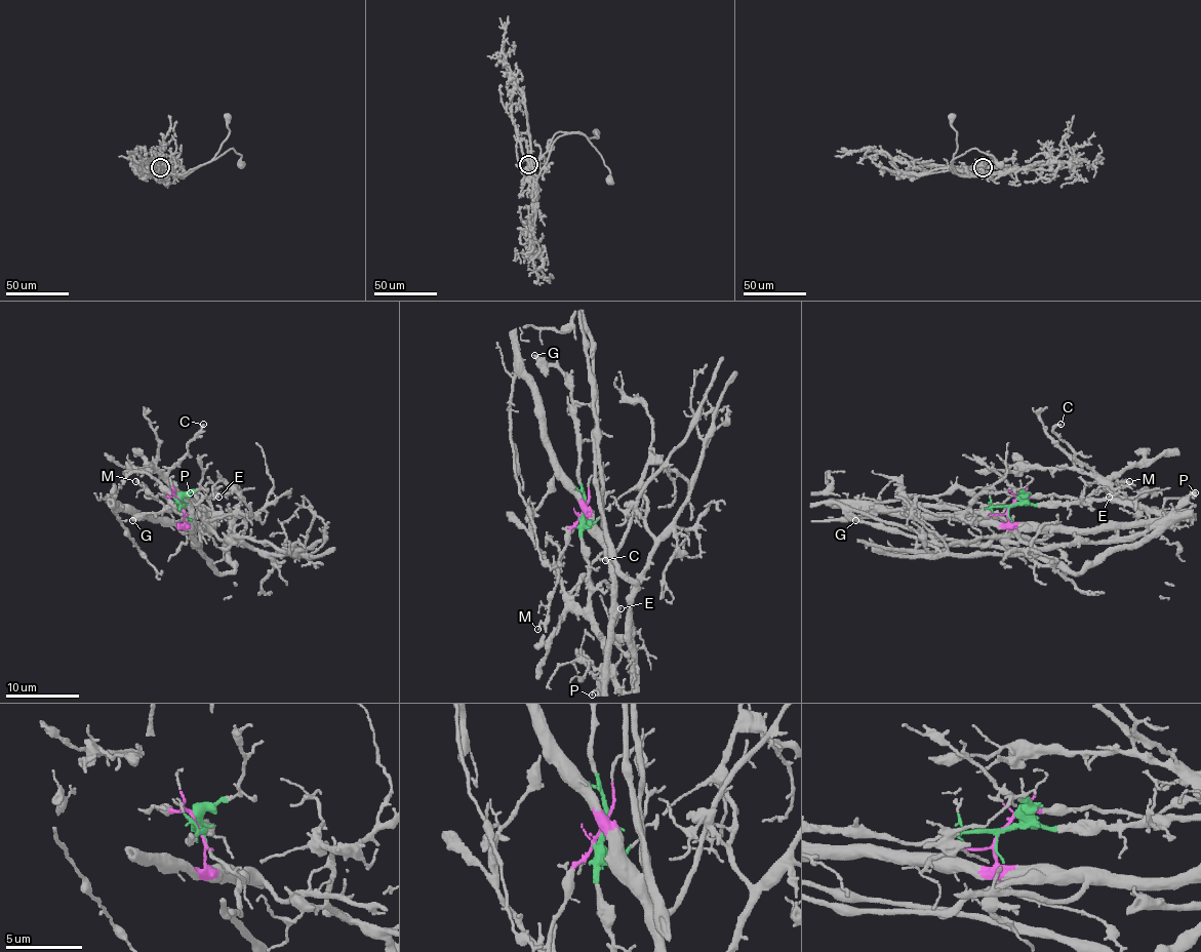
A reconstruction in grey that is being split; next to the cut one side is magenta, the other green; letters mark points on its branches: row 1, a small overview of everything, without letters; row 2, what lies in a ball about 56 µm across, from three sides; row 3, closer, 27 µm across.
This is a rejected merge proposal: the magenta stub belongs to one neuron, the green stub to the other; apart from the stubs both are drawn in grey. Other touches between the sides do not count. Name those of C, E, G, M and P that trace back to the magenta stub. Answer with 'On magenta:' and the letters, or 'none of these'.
On magenta: E, M

